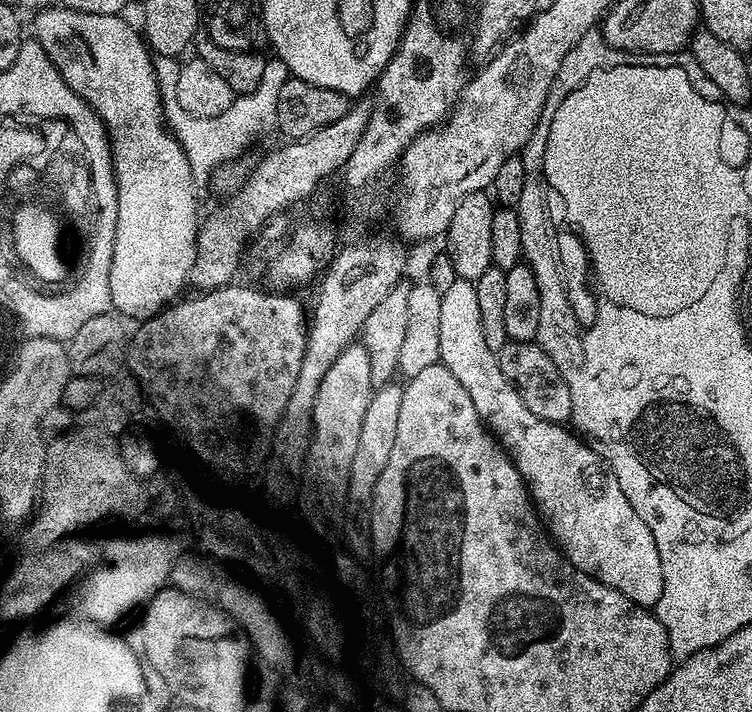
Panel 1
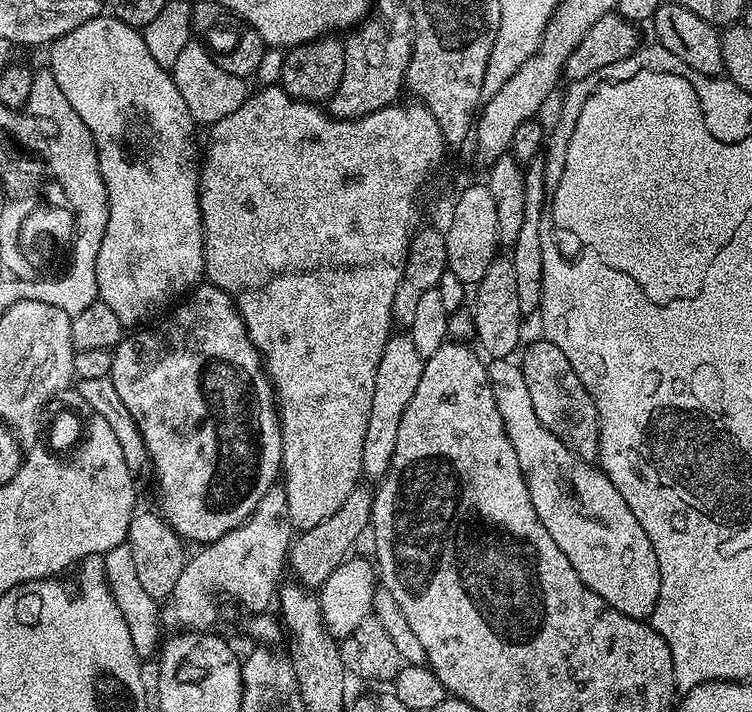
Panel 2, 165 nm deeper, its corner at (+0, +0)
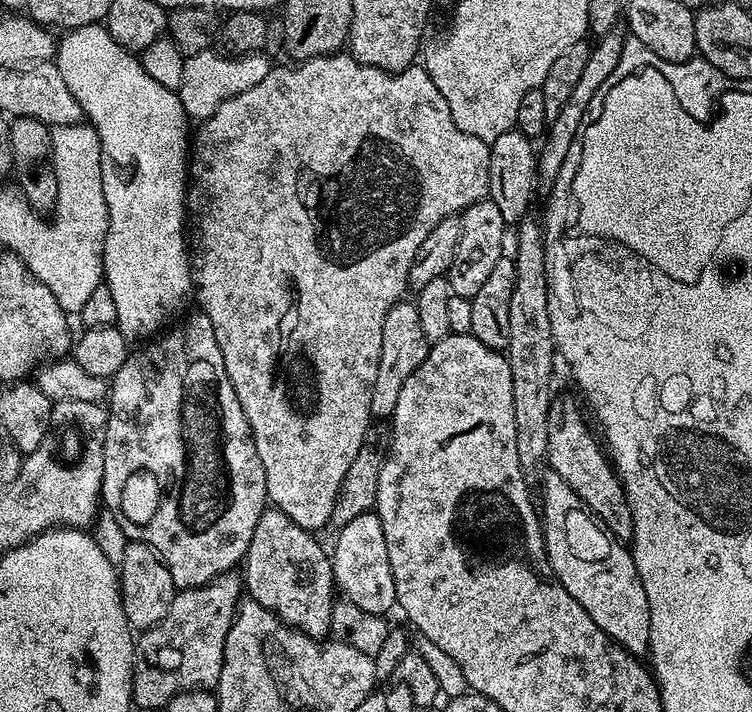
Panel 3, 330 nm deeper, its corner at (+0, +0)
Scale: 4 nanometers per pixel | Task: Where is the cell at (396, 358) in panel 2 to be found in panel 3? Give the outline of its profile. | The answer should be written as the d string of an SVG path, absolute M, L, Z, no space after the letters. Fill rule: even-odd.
M401 302L395 304L382 322L382 354L378 358L378 374L374 377L374 390L370 394L370 410L373 417L391 417L394 406L398 406L398 394L402 386L426 358L430 342L422 330L422 321L418 319L415 303ZM384 416L384 417L380 417Z

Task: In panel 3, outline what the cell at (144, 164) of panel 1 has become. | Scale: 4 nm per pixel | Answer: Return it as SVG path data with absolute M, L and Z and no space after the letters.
M103 23L65 31L59 37L54 63L101 142L102 194L109 212L108 232L104 236L103 283L108 285L114 307L118 309L115 327L129 342L144 342L169 323L167 320L193 291L190 248L186 243L190 121L179 95L154 82L140 64L139 55L123 48Z

